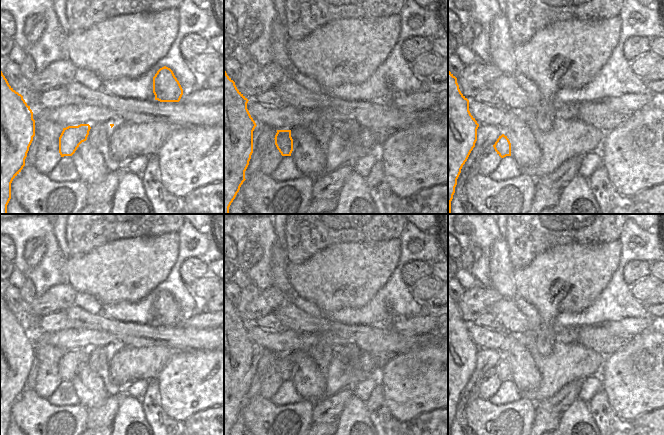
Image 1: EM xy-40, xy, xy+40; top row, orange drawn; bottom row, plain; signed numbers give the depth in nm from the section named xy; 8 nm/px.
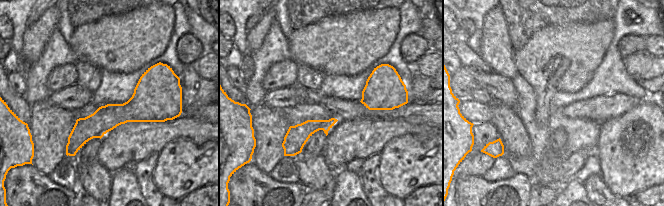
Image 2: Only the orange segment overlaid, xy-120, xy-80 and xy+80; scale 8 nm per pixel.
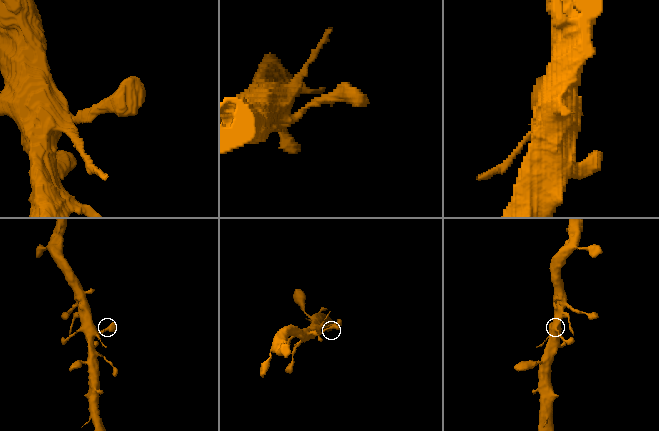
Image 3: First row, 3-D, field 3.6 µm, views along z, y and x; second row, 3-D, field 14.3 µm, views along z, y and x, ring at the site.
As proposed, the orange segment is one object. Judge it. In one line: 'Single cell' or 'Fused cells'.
Single cell

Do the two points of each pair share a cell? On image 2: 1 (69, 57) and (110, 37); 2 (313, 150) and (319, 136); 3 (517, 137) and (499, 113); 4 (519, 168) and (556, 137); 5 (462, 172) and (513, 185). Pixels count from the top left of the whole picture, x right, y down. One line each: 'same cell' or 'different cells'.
1: different cells
2: same cell
3: same cell
4: different cells
5: different cells

